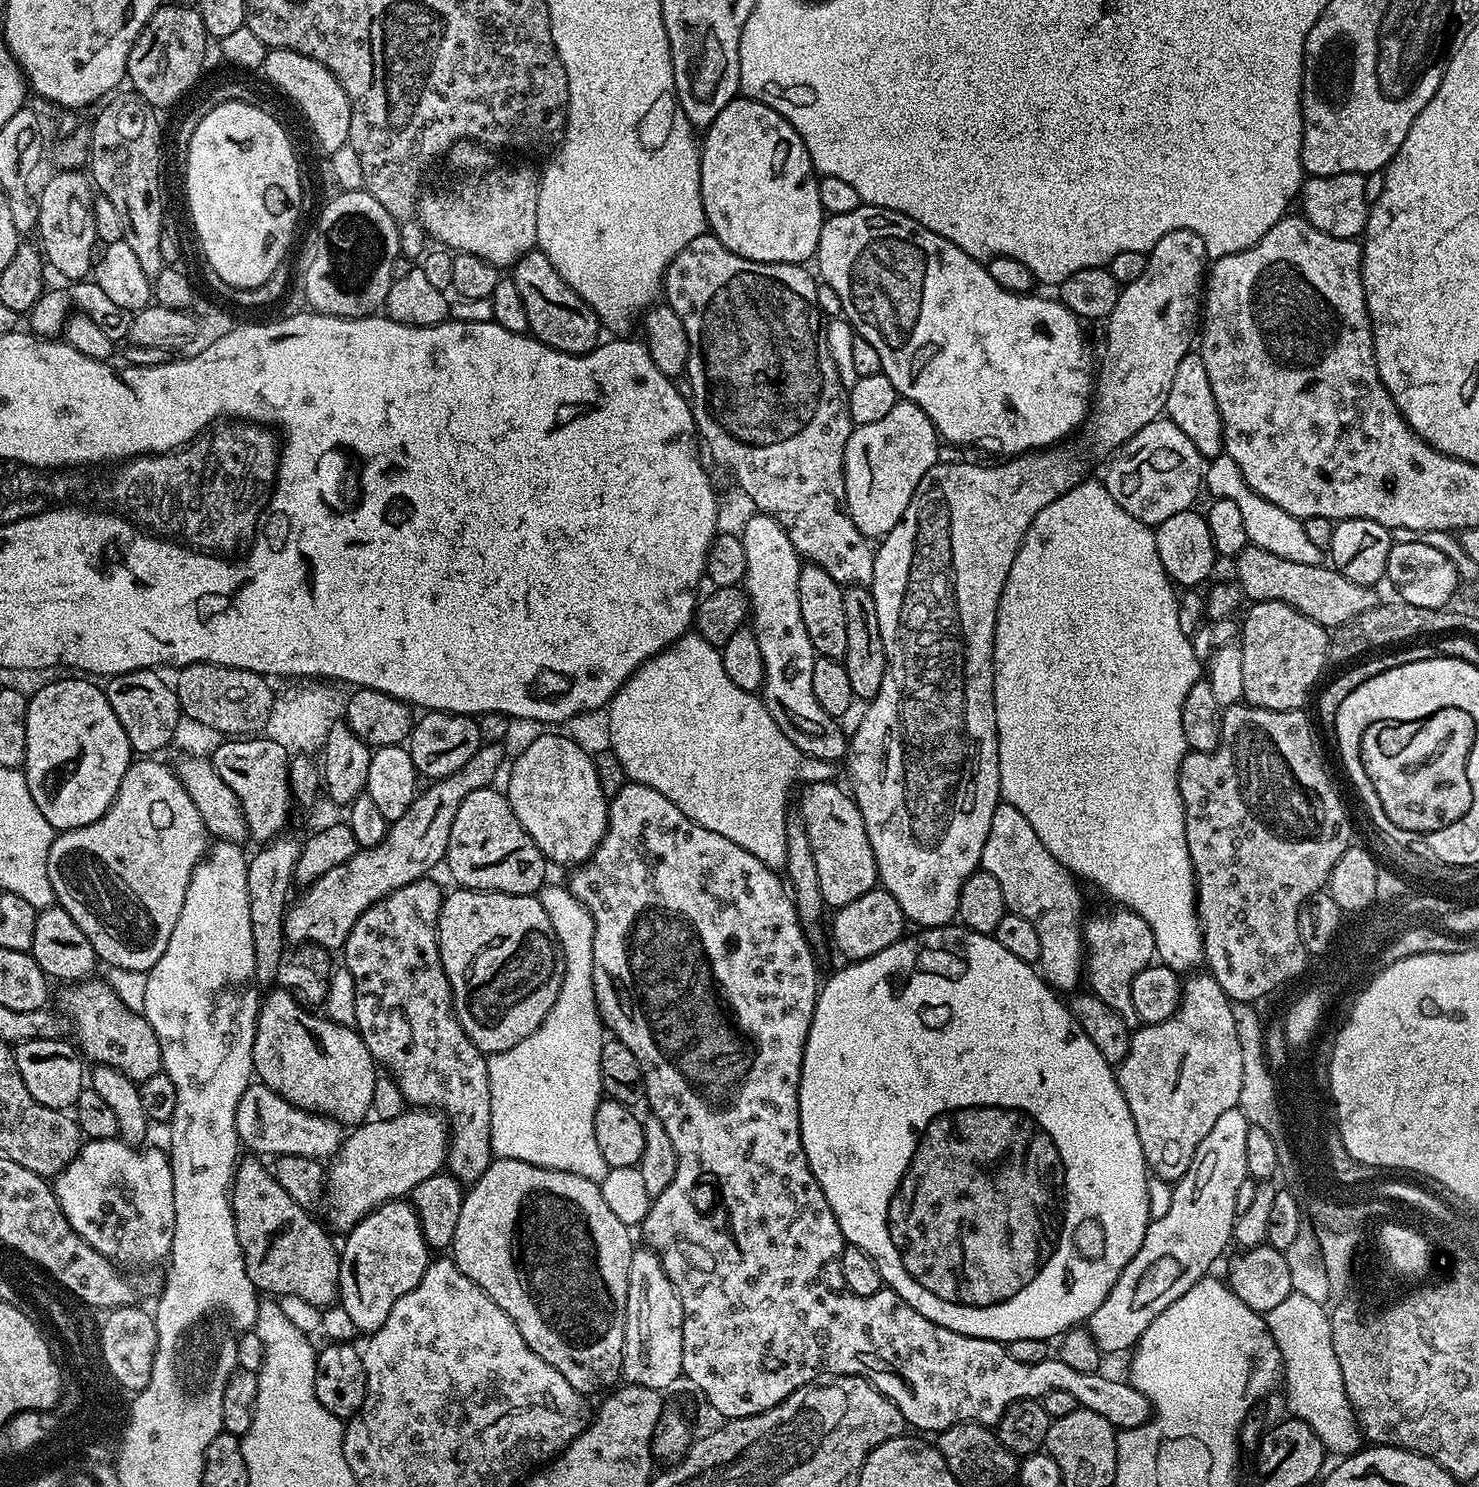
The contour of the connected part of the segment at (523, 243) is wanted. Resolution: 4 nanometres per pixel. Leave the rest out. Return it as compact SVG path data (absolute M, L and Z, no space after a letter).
M461 142L452 147L450 159L452 164L460 172L465 172L465 176L460 180L460 188L444 188L441 192L432 192L429 194L421 195L418 201L418 220L422 225L425 233L429 237L432 236L437 240L437 245L443 246L448 250L455 250L456 252L469 252L478 258L482 258L486 262L490 262L495 268L501 270L511 269L518 261L523 258L528 252L536 248L536 231L538 230L538 194L540 193L540 177L539 171L532 172L528 168L492 168L496 164L496 160L492 156L493 153L487 147L481 146L475 142Z

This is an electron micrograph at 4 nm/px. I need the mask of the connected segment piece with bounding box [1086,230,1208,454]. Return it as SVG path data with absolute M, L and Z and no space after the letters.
M1174 230L1163 236L1152 251L1142 278L1123 285L1118 306L1108 315L1108 341L1104 344L1104 361L1098 364L1098 381L1094 386L1094 403L1086 417L1088 440L1100 452L1115 453L1148 423L1161 419L1178 362L1193 347L1194 333L1202 316L1202 277L1206 272L1208 251L1204 240L1190 230Z

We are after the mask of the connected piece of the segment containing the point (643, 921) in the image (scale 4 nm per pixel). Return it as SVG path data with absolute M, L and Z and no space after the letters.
M629 782L608 801L608 829L602 842L598 842L591 858L573 872L576 873L570 881L572 893L578 902L582 902L582 906L586 906L586 910L590 910L594 918L594 994L600 1020L605 1029L620 1040L622 1046L632 1051L634 1058L638 1058L646 1086L647 1107L652 1107L649 1108L651 1115L658 1117L662 1126L666 1126L666 1134L670 1134L678 1154L678 1170L674 1174L674 1182L670 1182L662 1194L654 1197L644 1219L643 1243L660 1257L684 1307L683 1375L686 1380L688 1376L689 1382L708 1399L709 1406L718 1415L724 1416L720 1418L737 1420L770 1410L794 1394L794 1390L813 1383L819 1377L816 1375L821 1368L825 1372L823 1375L828 1378L863 1376L887 1400L898 1406L905 1425L912 1427L913 1424L921 1428L916 1429L921 1433L939 1434L955 1424L995 1426L1015 1400L1040 1400L1054 1390L1066 1390L1076 1399L1079 1407L1102 1415L1117 1430L1137 1428L1152 1419L1150 1398L1146 1398L1146 1394L1142 1394L1142 1390L1138 1390L1127 1379L1115 1380L1112 1376L1102 1376L1099 1371L1082 1373L1058 1358L1026 1366L1026 1362L1010 1358L1007 1347L999 1340L983 1340L958 1334L954 1330L946 1330L946 1326L930 1322L930 1318L918 1314L914 1306L910 1306L887 1286L869 1296L855 1296L846 1286L840 1265L840 1255L846 1247L846 1241L834 1218L834 1210L830 1210L830 1202L826 1202L826 1194L822 1194L822 1186L818 1186L810 1170L800 1133L798 1090L804 1047L818 995L816 960L812 957L813 945L809 944L803 926L800 925L793 894L777 869L758 862L758 858L754 858L750 850L742 850L738 842L730 842L730 838L722 838L722 834L714 834L714 830L698 826L698 822L686 818L686 814L682 814L682 810L678 810L670 798L662 798L658 790Z

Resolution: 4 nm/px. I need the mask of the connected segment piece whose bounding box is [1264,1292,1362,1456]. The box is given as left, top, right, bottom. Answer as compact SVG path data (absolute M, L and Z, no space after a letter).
M1292 1292L1281 1305L1274 1306L1264 1317L1279 1348L1282 1382L1287 1385L1289 1415L1306 1422L1318 1435L1327 1453L1345 1456L1359 1451L1362 1432L1346 1394L1337 1354L1334 1353L1331 1315L1325 1305L1304 1294Z

